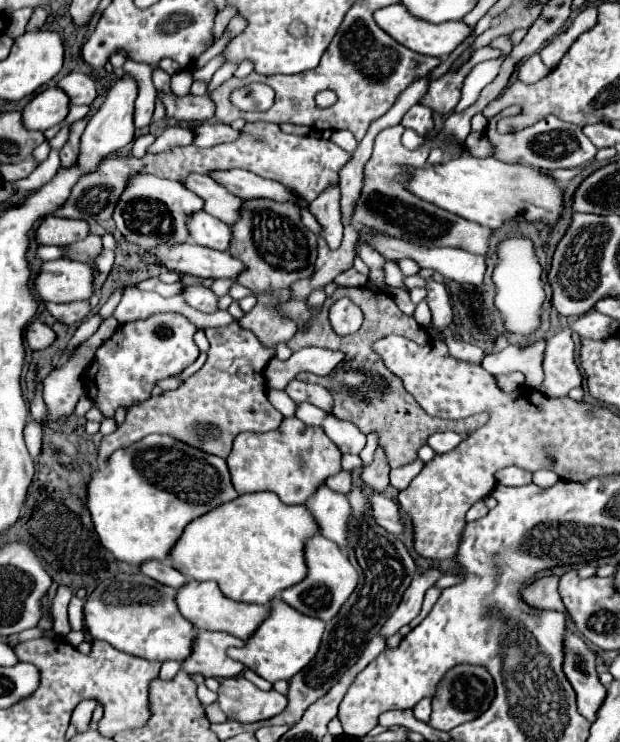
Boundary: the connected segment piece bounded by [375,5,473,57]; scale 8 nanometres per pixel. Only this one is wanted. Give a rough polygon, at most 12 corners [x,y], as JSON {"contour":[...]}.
{"contour":[[405,5],[375,11],[395,41],[431,57],[451,55],[473,27],[427,23]]}

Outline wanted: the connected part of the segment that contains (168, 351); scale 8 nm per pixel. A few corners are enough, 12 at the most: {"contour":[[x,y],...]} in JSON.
{"contour":[[181,313],[121,325],[87,367],[105,417],[151,397],[199,349]]}

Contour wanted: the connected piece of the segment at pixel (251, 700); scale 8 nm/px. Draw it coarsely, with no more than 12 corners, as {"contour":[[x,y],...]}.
{"contour":[[243,675],[223,679],[219,705],[229,719],[279,715],[287,697],[257,689]]}

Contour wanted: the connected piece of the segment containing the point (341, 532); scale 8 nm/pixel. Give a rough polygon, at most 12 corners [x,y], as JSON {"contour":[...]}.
{"contour":[[321,485],[305,505],[321,535],[345,547],[351,505]]}

